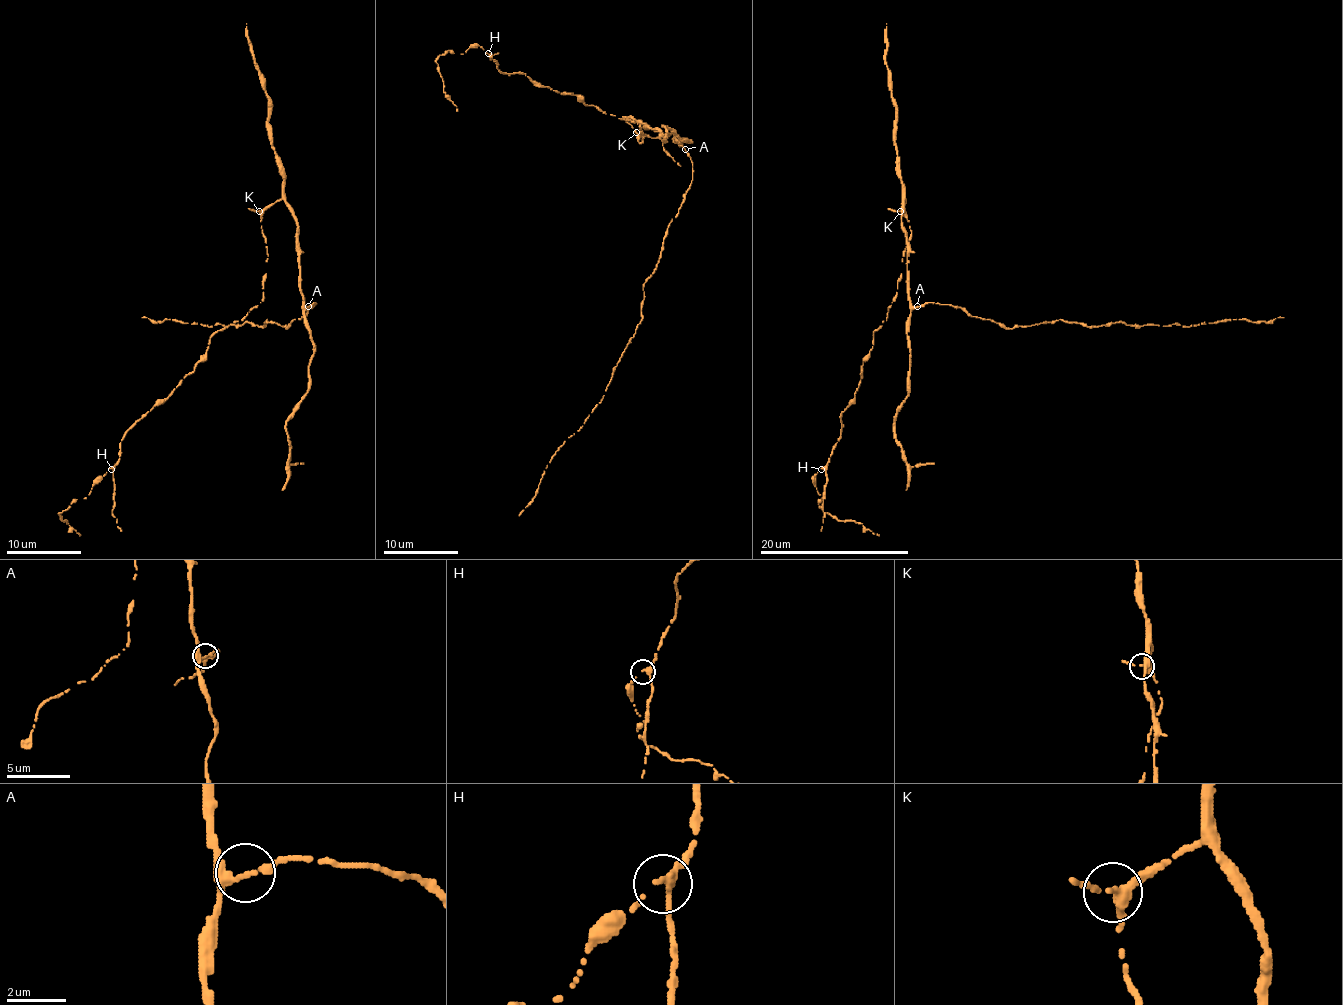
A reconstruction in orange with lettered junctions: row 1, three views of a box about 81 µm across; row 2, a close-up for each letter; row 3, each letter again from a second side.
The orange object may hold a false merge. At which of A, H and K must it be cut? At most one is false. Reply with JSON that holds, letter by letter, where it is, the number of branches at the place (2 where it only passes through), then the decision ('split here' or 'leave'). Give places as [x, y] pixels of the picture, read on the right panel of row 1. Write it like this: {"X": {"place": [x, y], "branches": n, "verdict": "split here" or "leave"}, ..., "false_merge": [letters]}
{"A": {"place": [917, 306], "branches": 3, "verdict": "leave"}, "H": {"place": [821, 469], "branches": 3, "verdict": "leave"}, "K": {"place": [900, 211], "branches": 3, "verdict": "leave"}, "false_merge": []}

